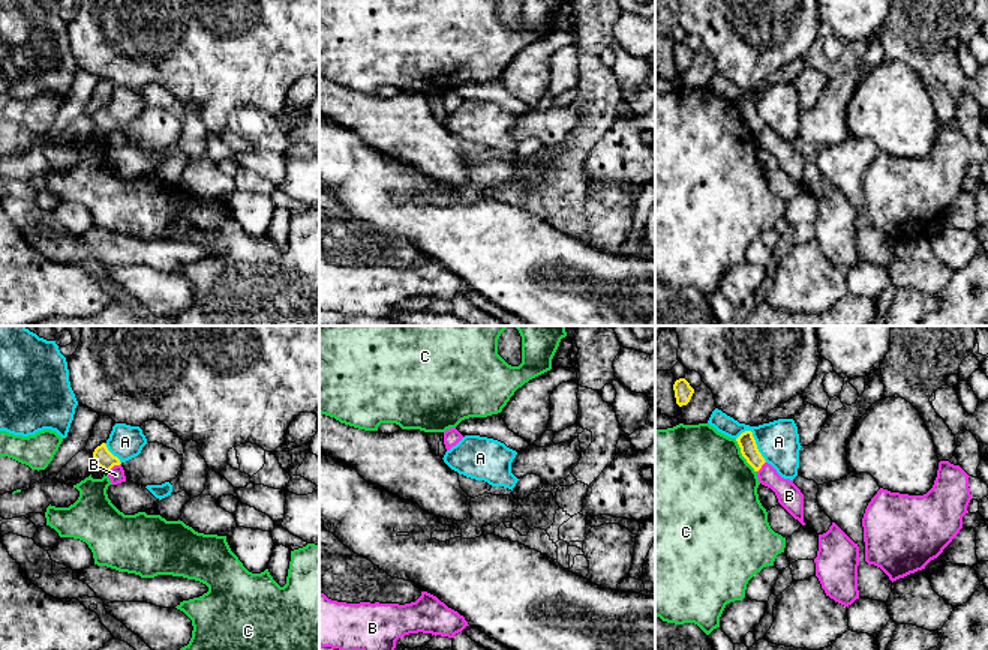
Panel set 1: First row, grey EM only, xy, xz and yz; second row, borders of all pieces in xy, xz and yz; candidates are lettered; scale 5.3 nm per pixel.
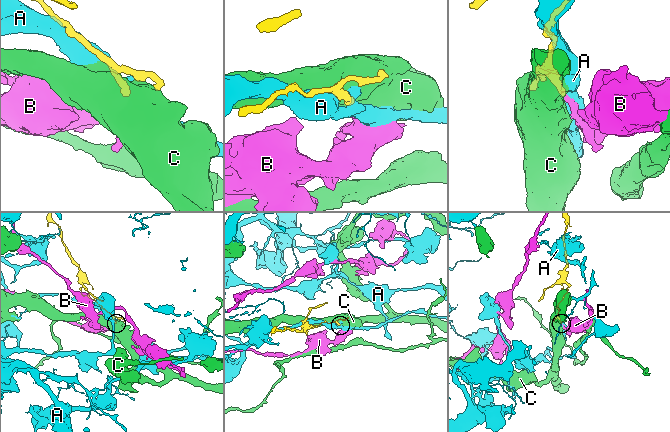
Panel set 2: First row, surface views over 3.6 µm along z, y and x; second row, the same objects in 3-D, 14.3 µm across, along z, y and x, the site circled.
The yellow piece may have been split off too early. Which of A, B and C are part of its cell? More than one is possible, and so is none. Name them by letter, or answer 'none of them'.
none of them

